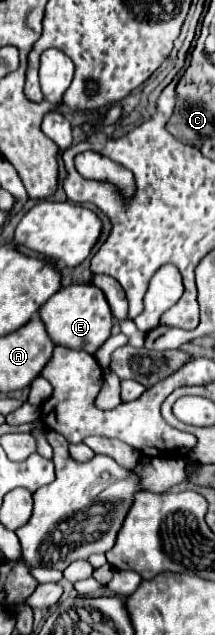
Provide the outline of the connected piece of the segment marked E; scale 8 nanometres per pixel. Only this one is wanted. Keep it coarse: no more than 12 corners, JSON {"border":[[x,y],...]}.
{"border":[[91,284],[61,288],[39,310],[57,346],[93,354],[113,316]]}

